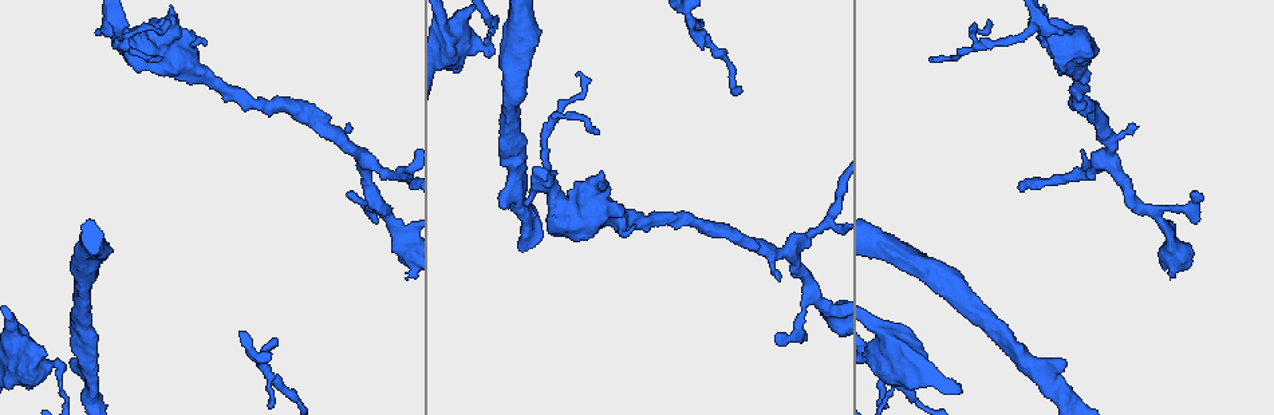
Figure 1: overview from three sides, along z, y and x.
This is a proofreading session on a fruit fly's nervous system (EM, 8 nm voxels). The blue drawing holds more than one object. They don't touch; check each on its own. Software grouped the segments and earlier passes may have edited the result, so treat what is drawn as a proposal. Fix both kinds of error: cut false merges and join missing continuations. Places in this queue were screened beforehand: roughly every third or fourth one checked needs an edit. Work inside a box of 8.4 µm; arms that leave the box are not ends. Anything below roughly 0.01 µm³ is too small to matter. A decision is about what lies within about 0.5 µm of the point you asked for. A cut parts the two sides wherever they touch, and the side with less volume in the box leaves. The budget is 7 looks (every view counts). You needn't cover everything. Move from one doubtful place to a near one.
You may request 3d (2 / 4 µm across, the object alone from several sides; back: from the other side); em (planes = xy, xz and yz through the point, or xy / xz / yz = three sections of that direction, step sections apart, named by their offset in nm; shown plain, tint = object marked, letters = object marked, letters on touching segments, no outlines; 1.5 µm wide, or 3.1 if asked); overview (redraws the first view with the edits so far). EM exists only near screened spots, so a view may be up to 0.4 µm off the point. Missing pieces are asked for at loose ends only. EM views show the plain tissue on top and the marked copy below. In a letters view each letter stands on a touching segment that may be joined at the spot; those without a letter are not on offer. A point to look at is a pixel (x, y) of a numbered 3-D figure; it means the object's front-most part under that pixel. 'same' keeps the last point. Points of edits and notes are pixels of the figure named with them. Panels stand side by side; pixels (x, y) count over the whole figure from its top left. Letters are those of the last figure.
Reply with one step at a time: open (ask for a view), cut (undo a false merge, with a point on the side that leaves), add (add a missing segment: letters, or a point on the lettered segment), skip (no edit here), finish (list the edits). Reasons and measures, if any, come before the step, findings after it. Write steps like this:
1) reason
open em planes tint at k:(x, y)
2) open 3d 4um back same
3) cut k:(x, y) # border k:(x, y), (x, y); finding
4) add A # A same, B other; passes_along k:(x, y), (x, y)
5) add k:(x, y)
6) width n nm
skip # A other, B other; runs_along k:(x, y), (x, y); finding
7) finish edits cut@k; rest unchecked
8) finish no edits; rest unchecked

thick turns thin
open em planes tint at 1:(1036, 25)

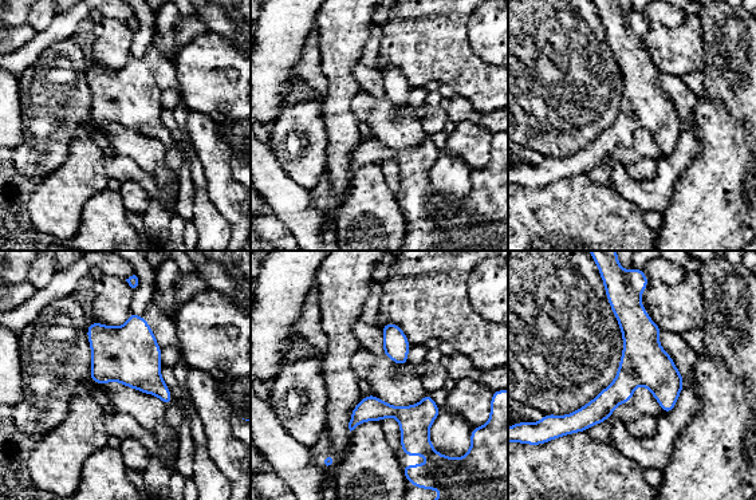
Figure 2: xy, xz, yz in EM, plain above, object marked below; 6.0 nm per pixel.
what lies round it
open em planes letters same

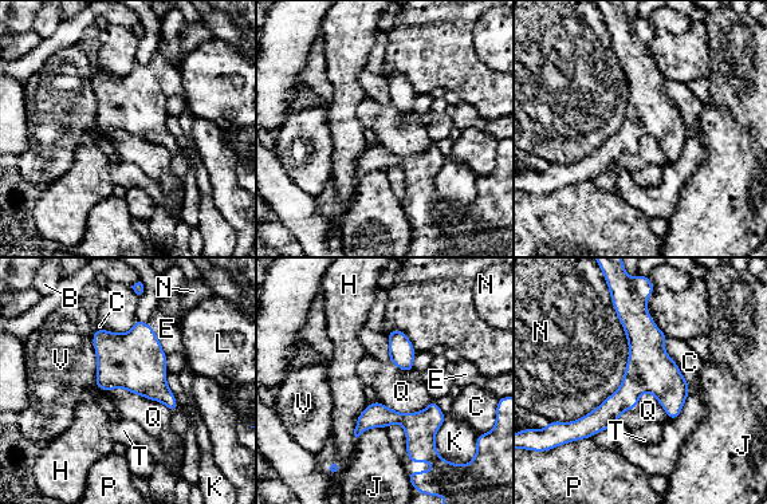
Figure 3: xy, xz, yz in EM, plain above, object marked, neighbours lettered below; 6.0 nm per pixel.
skip # B other, C other, E other, H other, J other, K other, L other, N other, P other, Q other, T other, V other; border 3:(618, 416), (649, 392), (669, 418); continuous, no second neuron

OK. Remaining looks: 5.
stops while still wide
open em planes tint at 1:(634, 225)

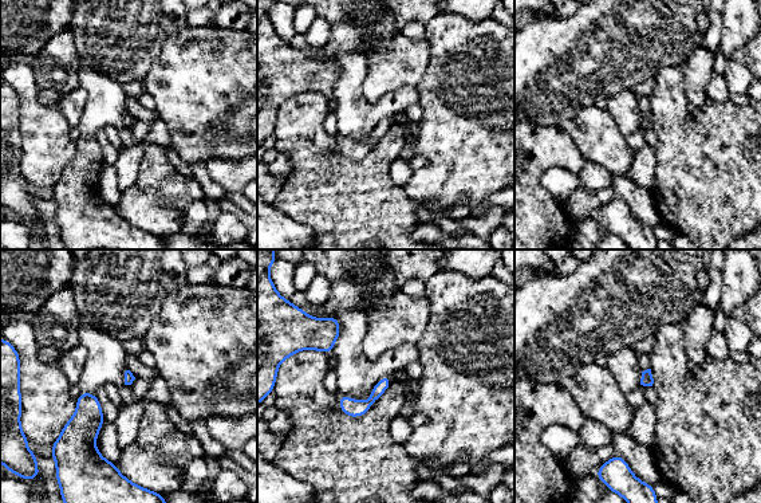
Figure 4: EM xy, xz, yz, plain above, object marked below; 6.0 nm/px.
what lies round it
open em planes letters same

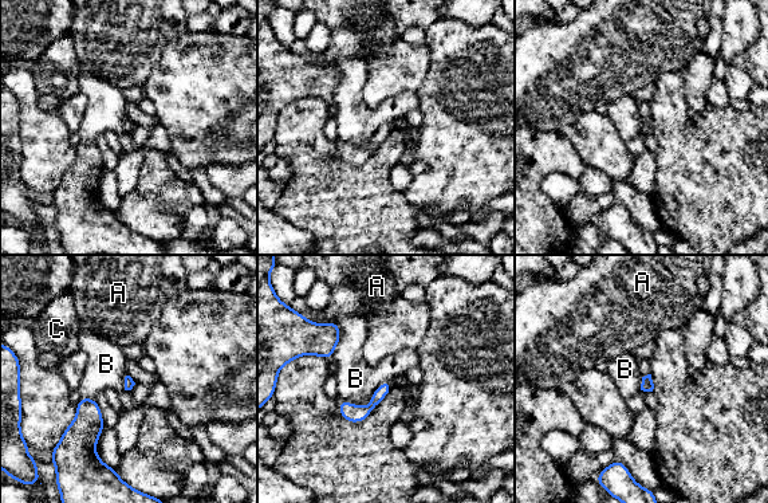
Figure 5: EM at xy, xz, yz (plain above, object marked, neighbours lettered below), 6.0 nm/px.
skip # A other, B other, C other; runs_along 5:(388, 385), (363, 412), (345, 415); no lettered segment goes on from it

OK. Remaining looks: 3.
free end
open 3d 4um at 1:(1067, 364)

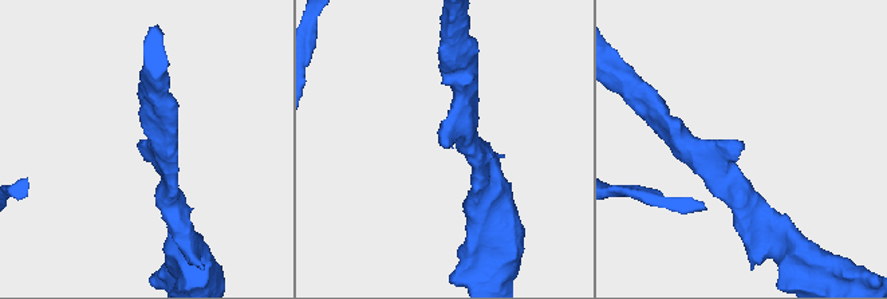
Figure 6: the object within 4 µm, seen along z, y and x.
open em yz step 8 letters at 6:(149, 153)

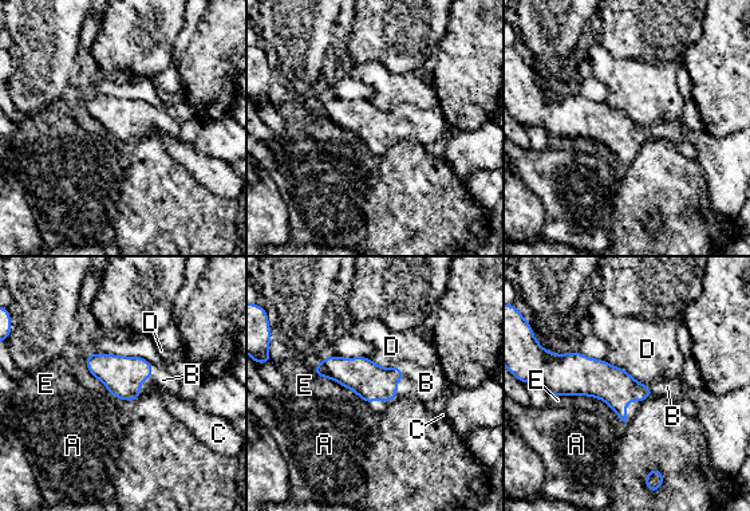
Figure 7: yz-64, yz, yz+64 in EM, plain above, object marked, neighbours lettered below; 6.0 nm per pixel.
add B # A other, B same, C other, D other, E other; the neuron continues

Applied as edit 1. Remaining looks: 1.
finish edits add@7; rest unchecked

